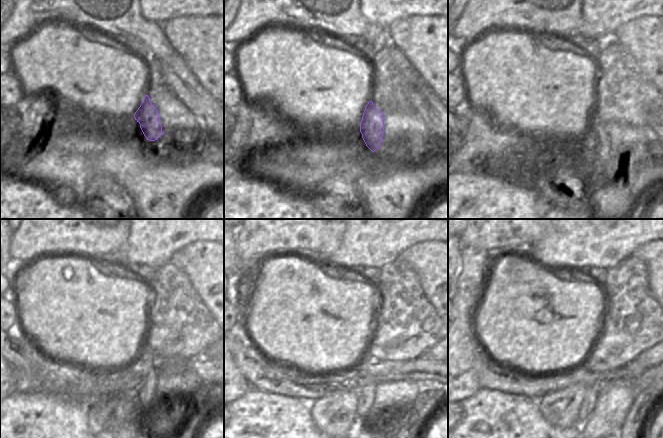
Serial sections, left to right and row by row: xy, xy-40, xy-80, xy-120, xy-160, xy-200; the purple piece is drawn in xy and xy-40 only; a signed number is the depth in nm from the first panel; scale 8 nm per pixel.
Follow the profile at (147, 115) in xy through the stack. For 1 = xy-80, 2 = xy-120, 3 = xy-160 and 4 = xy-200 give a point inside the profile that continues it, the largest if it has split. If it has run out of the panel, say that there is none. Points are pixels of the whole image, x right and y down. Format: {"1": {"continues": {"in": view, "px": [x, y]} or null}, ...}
{"1": {"continues": {"in": "xy-80", "px": [594, 122]}}, "2": {"continues": {"in": "xy-120", "px": [147, 365]}}, "3": {"continues": {"in": "xy-160", "px": [364, 410]}}, "4": {"continues": {"in": "xy-200", "px": [591, 394]}}}

